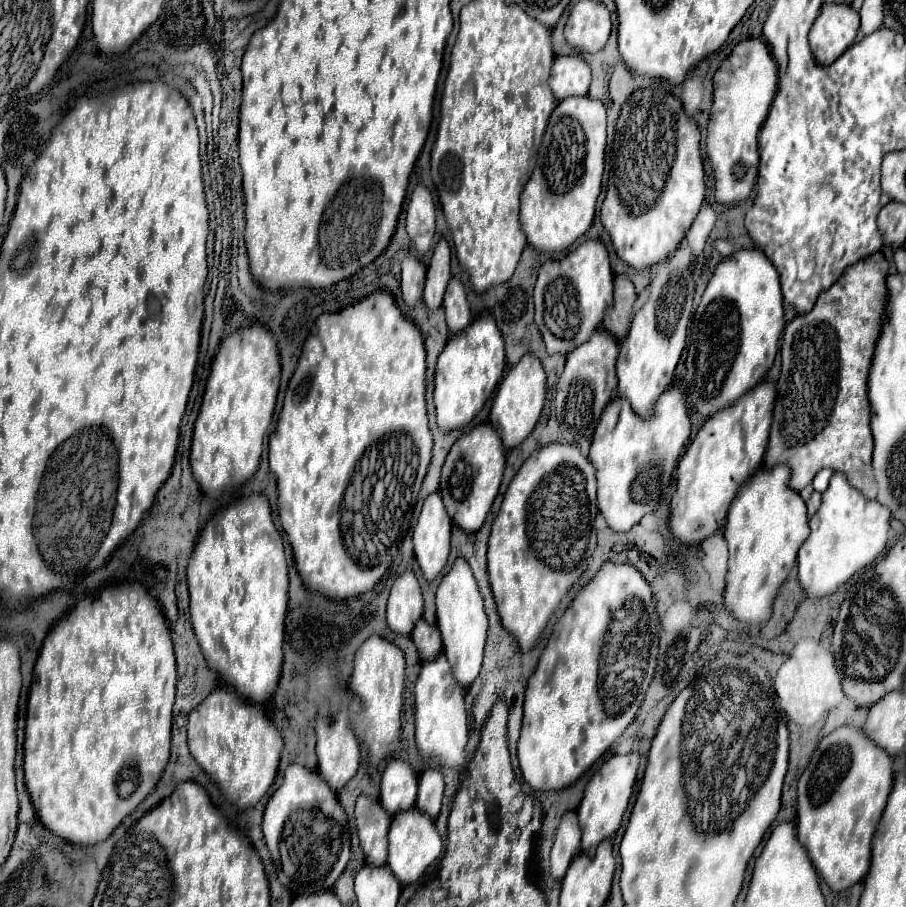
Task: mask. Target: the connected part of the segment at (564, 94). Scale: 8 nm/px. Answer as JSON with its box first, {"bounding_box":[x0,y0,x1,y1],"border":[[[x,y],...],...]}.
{"bounding_box":[549,55,591,101],"border":[[[559,55],[555,57],[549,87],[553,95],[561,101],[573,95],[587,95],[591,81],[591,67],[579,55]]]}

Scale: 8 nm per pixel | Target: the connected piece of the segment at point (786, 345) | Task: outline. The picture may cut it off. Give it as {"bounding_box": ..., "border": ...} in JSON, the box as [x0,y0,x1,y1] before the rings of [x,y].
{"bounding_box":[765,253,889,499],"border":[[[873,253],[869,255],[869,259],[863,259],[861,263],[855,263],[849,271],[845,271],[845,275],[825,293],[819,295],[815,307],[805,313],[805,315],[797,315],[791,323],[785,325],[783,329],[783,343],[781,343],[781,377],[777,381],[777,403],[775,403],[775,415],[773,415],[773,427],[771,427],[771,435],[769,435],[769,449],[765,453],[765,463],[767,467],[773,467],[777,463],[787,463],[791,467],[791,489],[793,491],[801,491],[803,487],[807,487],[813,477],[829,467],[835,471],[843,471],[847,475],[847,481],[861,491],[867,499],[875,499],[875,491],[877,487],[873,487],[873,475],[871,475],[871,451],[873,451],[873,437],[869,431],[869,401],[865,395],[865,383],[867,383],[867,371],[869,371],[869,359],[873,357],[873,339],[877,339],[877,327],[881,325],[881,311],[885,305],[885,275],[889,271],[889,261],[881,255],[881,253]]]}

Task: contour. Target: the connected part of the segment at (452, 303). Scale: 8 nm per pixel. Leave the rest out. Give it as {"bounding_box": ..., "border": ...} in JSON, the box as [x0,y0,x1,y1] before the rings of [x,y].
{"bounding_box":[443,277,471,333],"border":[[[451,277],[447,285],[443,309],[447,313],[447,325],[451,333],[461,333],[471,323],[471,311],[465,297],[465,287],[459,277]]]}

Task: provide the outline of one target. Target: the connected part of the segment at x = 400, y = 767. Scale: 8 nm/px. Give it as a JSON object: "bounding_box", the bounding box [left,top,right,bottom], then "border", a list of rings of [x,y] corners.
{"bounding_box":[381,759,417,815],"border":[[[391,759],[381,777],[381,805],[391,815],[413,807],[417,797],[417,775],[403,759]]]}

